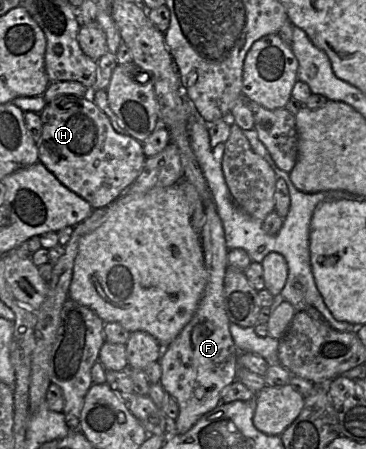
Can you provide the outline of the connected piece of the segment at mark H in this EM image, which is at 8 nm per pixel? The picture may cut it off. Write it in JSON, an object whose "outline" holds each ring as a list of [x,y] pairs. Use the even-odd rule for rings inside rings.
{"outline":[[[75,95],[61,96],[47,103],[40,116],[39,161],[94,209],[111,204],[141,173],[147,158],[143,143],[129,134],[116,132],[108,116],[94,101]]]}

